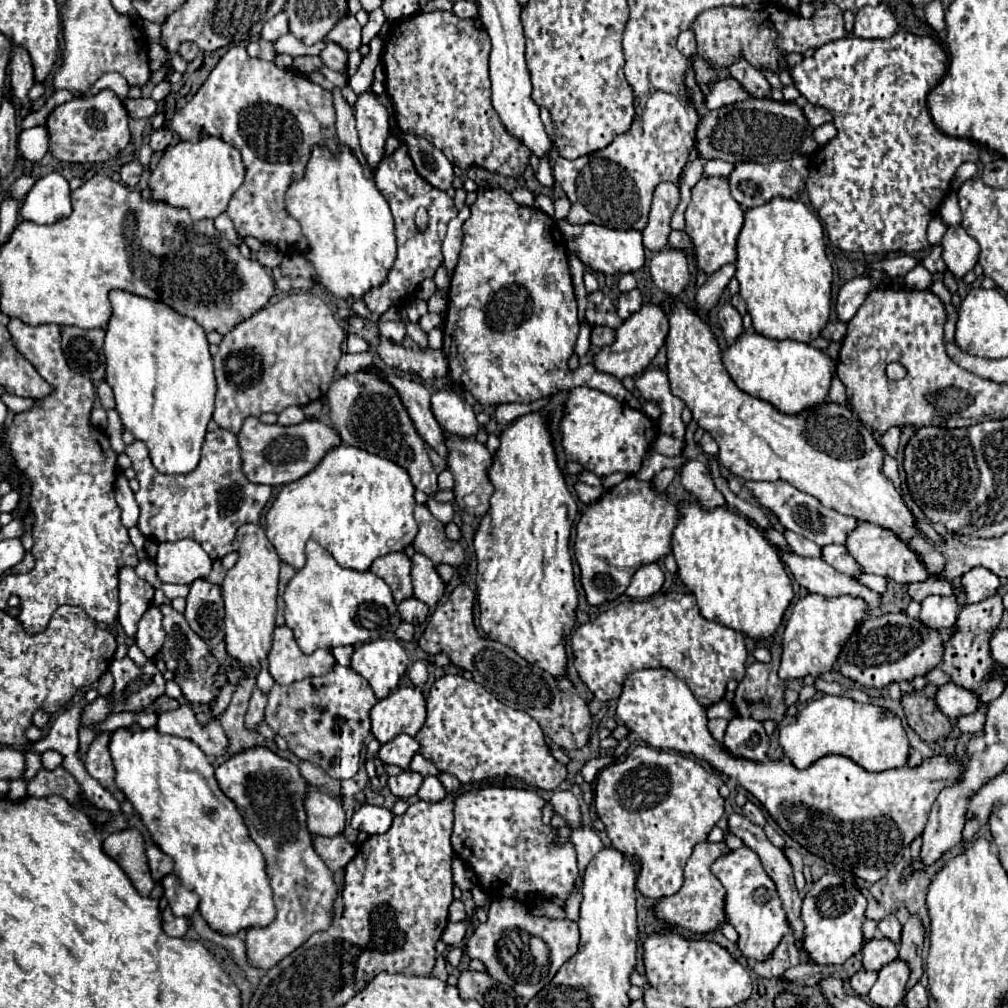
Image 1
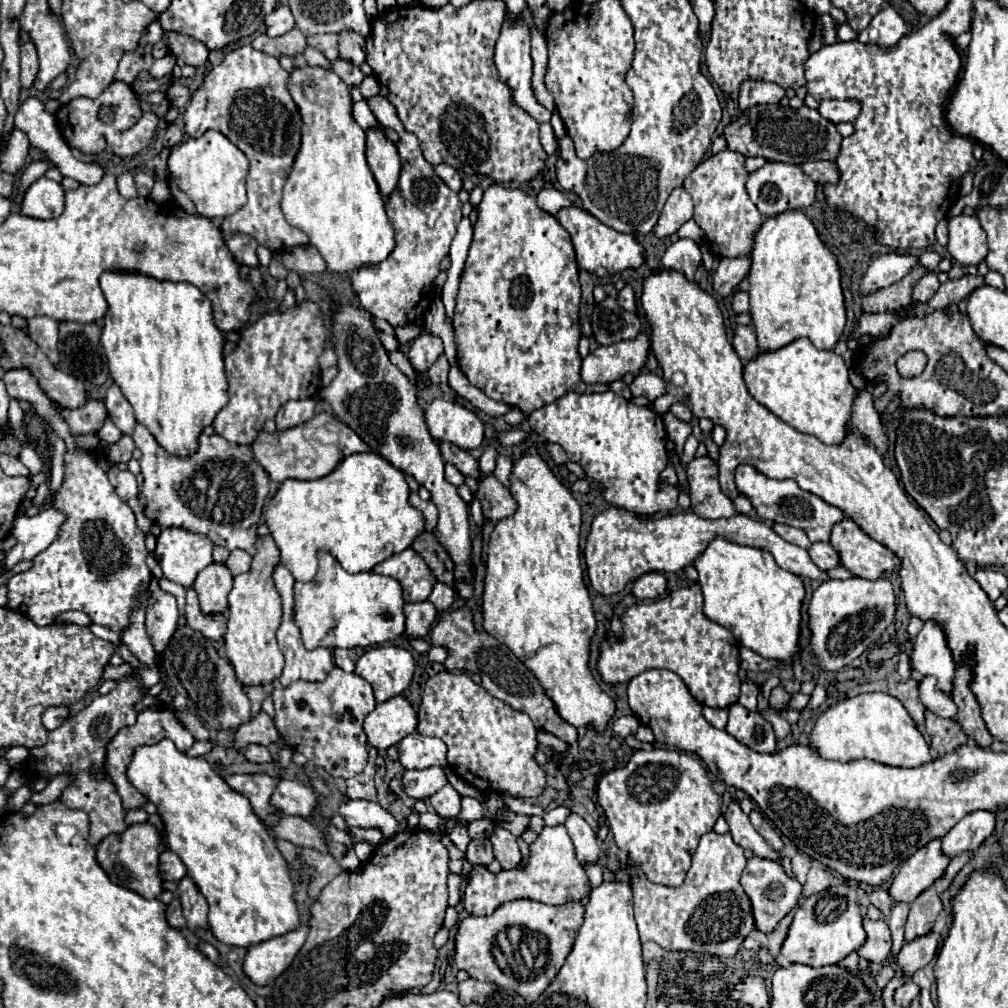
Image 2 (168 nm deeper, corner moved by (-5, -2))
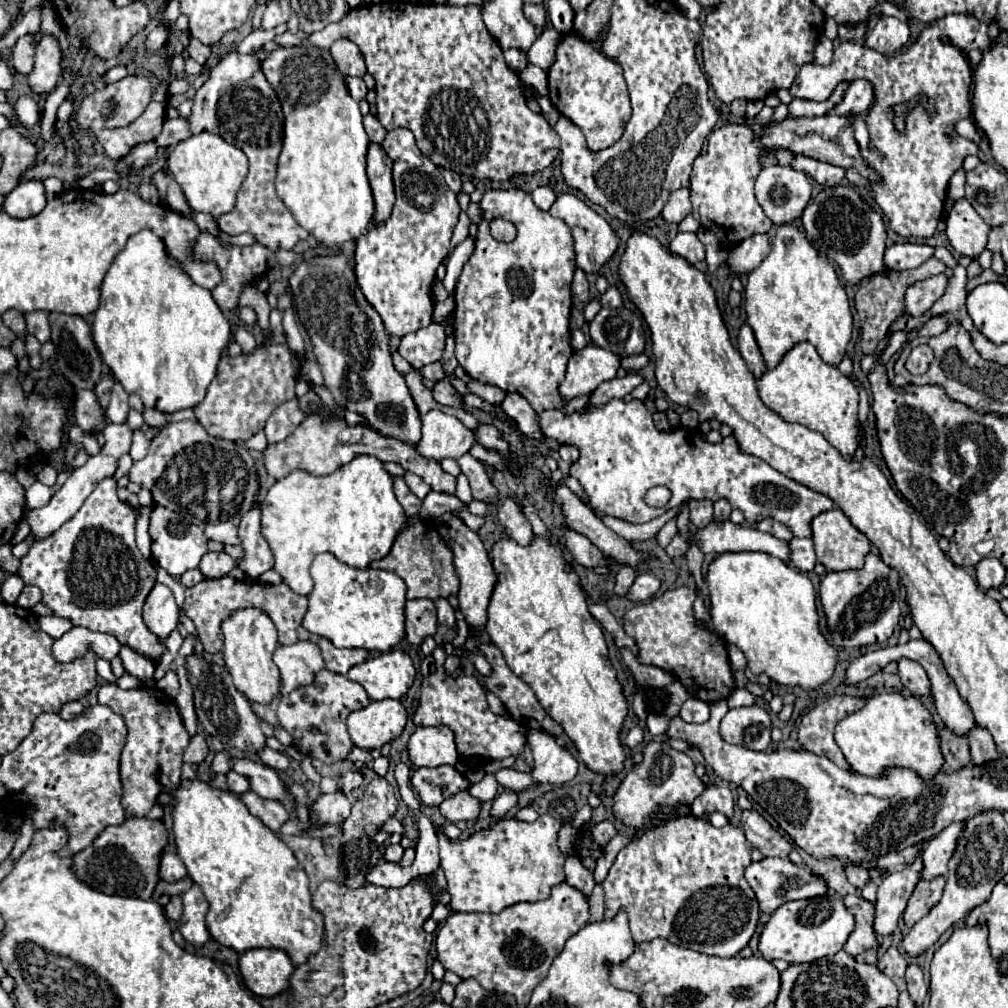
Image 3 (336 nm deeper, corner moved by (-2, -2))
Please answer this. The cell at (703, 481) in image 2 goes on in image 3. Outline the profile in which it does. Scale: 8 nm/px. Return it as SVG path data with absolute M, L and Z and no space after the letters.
M693 499L689 501L689 515L695 527L705 527L713 519L713 503L707 499Z

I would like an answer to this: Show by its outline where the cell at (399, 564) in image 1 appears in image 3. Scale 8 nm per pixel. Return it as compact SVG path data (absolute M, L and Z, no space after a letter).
M419 515L407 517L405 527L399 531L389 555L385 555L379 561L373 561L371 567L397 573L407 583L407 599L419 599L419 597L439 599L449 597L453 593L457 595L459 583L453 567L453 553L441 539L439 531L431 523L423 521Z

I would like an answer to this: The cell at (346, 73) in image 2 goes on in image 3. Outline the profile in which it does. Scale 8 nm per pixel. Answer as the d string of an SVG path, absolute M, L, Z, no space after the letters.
M345 77L345 81L347 81L349 93L351 93L351 97L353 97L355 101L365 99L365 95L367 95L367 87L365 87L365 83L363 83L361 77Z

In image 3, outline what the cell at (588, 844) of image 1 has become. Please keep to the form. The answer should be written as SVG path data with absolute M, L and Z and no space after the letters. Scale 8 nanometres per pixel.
M559 883L553 887L549 899L535 901L535 903L515 903L513 907L505 907L505 911L491 915L491 913L453 913L449 915L437 931L437 959L443 963L447 971L457 973L461 979L477 979L481 987L487 991L499 991L513 995L519 1005L527 1005L531 999L533 989L545 979L553 959L563 949L565 941L575 935L589 919L589 903L581 891L569 887L567 883Z

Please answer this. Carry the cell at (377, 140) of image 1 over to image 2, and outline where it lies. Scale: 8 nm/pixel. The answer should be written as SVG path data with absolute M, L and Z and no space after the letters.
M372 127L366 131L366 159L380 193L390 195L400 177L400 157L396 145L384 135L384 129Z

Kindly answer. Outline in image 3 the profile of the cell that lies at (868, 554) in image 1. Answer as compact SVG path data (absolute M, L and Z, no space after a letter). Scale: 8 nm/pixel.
M835 507L833 511L823 511L821 515L817 515L811 523L811 531L813 531L817 561L827 571L859 569L863 565L863 559L869 553L869 539L861 531L857 531L857 527L853 527L849 517L839 507Z

